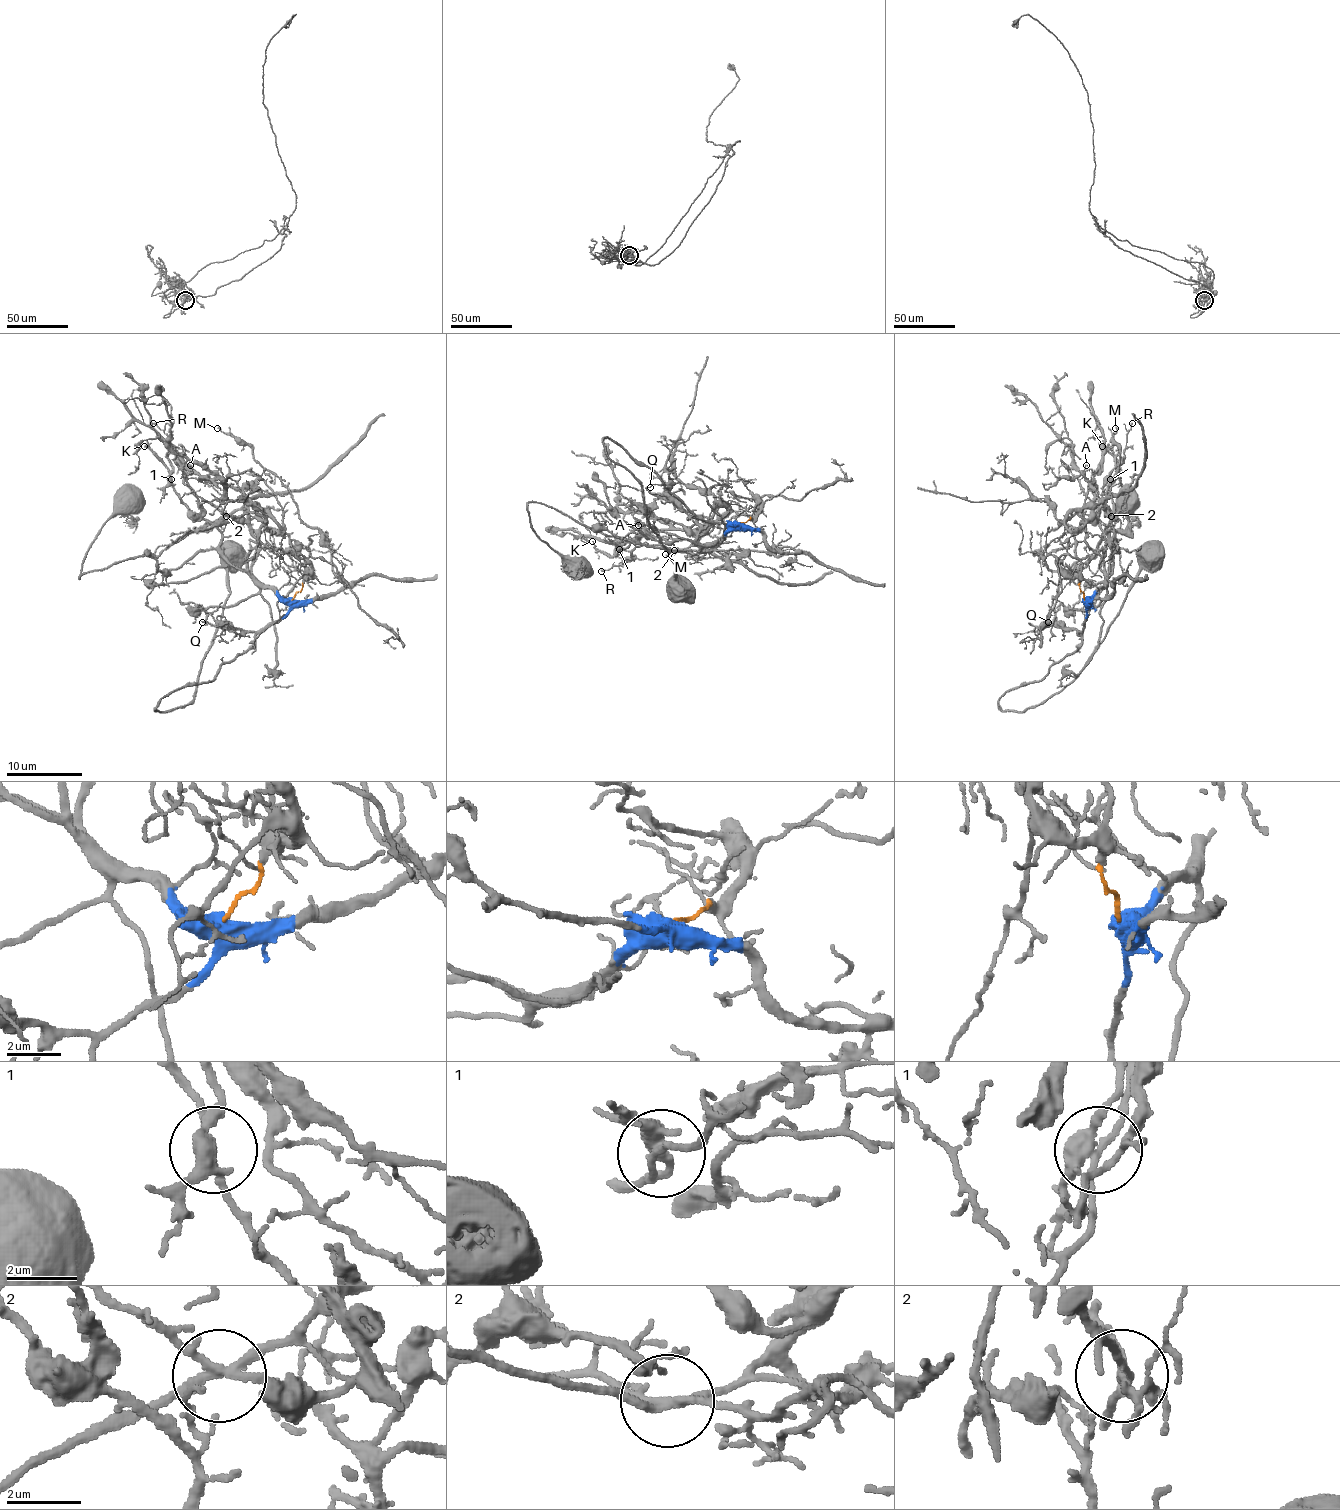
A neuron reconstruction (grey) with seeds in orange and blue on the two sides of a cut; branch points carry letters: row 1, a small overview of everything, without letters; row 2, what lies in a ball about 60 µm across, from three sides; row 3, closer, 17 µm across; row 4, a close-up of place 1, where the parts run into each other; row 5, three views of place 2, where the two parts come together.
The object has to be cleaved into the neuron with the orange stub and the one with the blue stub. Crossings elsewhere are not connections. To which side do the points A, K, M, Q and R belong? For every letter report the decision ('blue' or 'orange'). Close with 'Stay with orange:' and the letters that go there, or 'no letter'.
A: blue
K: blue
M: blue
Q: blue
R: blue
Stay with orange: no letter

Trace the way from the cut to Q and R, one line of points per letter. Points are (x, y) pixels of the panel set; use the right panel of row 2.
Q: (1085, 600), (1086, 618), (1081, 631), (1046, 625), (1045, 621), (1048, 621)
R: (1085, 600), (1111, 574), (1109, 536), (1115, 522), (1105, 505), (1105, 490), (1125, 456), (1126, 433), (1132, 423)

